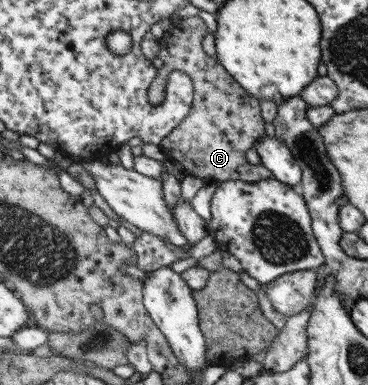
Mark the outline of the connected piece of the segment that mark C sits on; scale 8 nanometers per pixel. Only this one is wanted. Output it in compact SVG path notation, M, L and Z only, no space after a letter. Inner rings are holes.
M198 17L172 20L168 33L159 41L161 48L155 63L162 64L162 73L179 69L191 79L193 98L189 113L161 142L159 147L168 160L178 162L184 175L200 177L203 181L219 182L240 180L243 182L262 181L273 175L261 164L250 164L244 158L246 150L264 134L264 121L259 103L247 94L223 67L206 56L202 50L202 38L206 26ZM246 97L246 101L240 101Z

